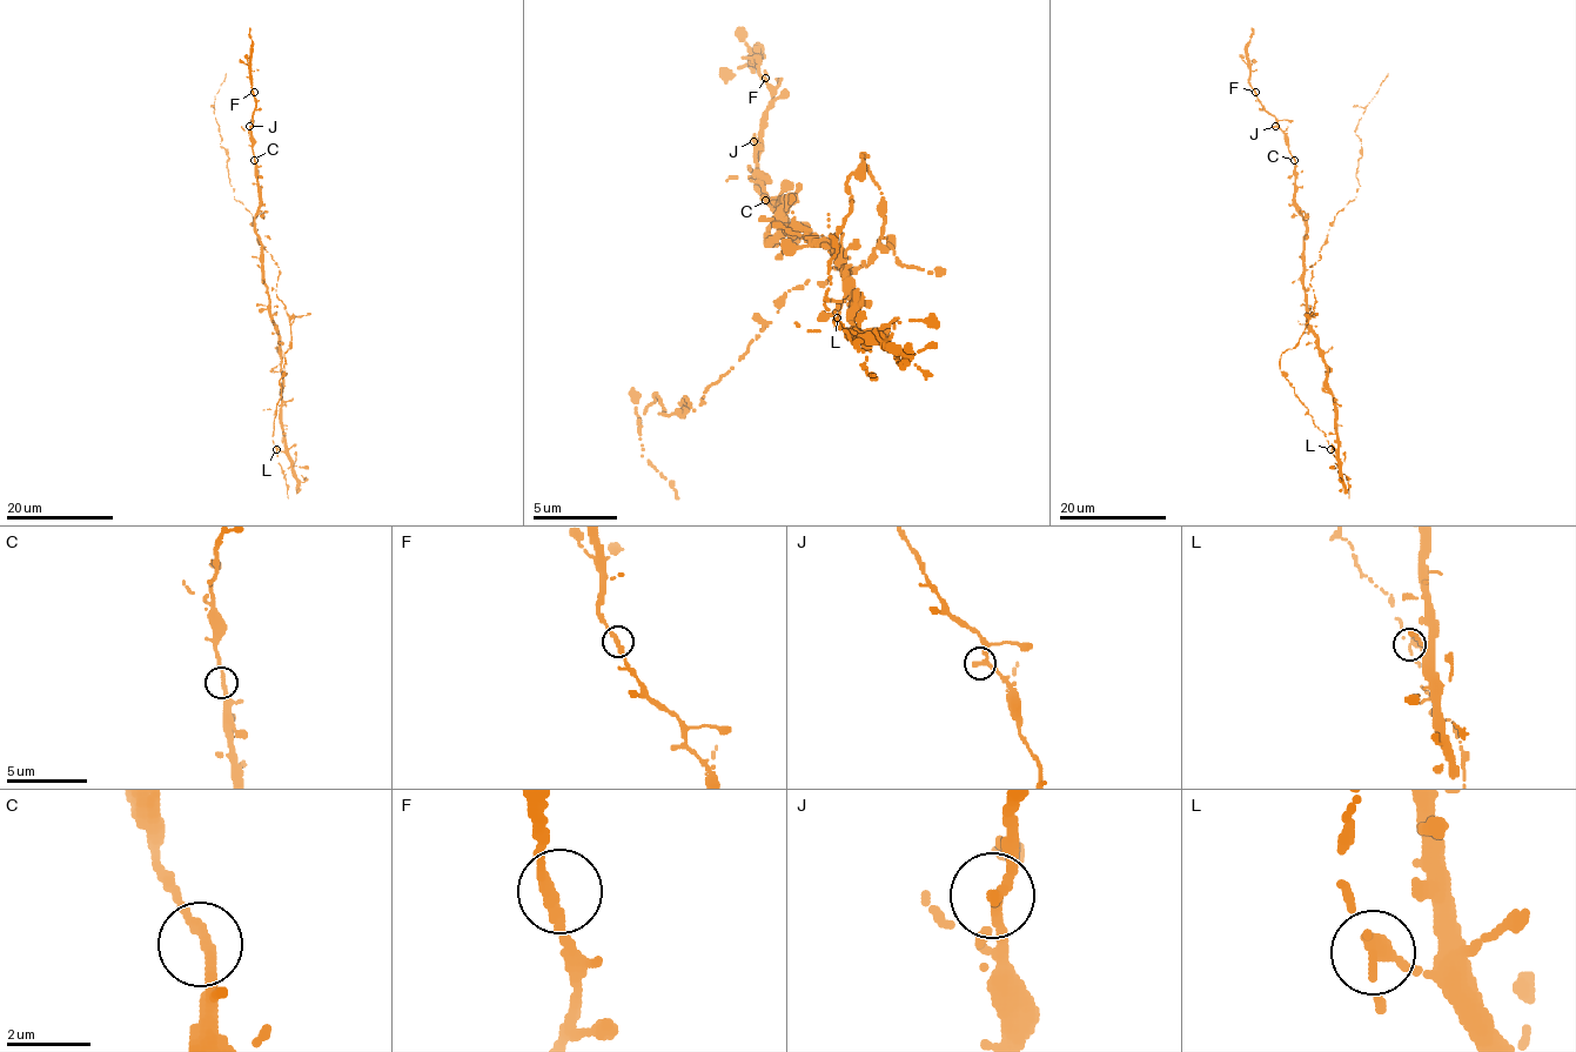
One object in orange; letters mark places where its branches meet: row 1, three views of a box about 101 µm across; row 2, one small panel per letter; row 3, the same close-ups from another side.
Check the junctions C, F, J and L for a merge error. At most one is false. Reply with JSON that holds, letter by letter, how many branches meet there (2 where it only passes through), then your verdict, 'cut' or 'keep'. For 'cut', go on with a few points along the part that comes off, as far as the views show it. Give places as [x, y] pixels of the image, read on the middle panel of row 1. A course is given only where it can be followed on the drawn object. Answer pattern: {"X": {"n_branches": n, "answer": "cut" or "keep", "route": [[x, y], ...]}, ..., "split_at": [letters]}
{"C": {"n_branches": 2, "answer": "keep"}, "F": {"n_branches": 2, "answer": "keep"}, "J": {"n_branches": 2, "answer": "keep"}, "L": {"n_branches": 2, "answer": "keep"}, "split_at": []}

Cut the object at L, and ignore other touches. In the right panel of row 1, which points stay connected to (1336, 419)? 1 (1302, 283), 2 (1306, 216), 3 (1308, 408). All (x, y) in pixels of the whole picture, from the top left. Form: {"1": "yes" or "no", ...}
{"1": "yes", "2": "yes", "3": "no"}

